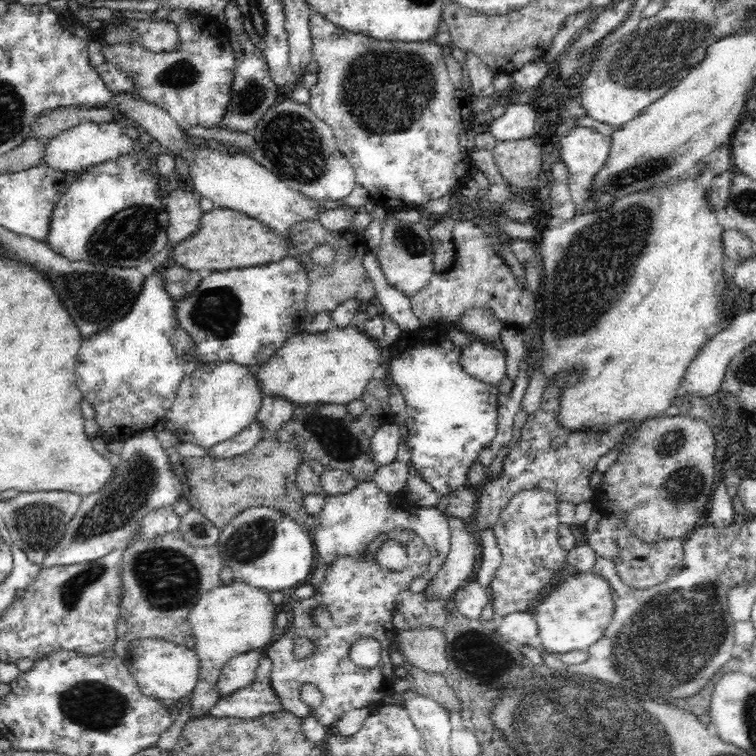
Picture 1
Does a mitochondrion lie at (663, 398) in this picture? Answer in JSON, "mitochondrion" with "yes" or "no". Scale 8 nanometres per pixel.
{"mitochondrion":"no"}

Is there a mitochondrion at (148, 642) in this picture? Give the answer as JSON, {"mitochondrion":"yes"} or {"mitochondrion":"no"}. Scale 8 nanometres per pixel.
{"mitochondrion":"no"}

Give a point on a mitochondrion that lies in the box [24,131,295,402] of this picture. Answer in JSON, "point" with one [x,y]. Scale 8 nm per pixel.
{"point":[127,235]}

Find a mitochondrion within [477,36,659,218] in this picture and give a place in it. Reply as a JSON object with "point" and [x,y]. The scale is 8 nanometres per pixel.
{"point":[594,199]}

